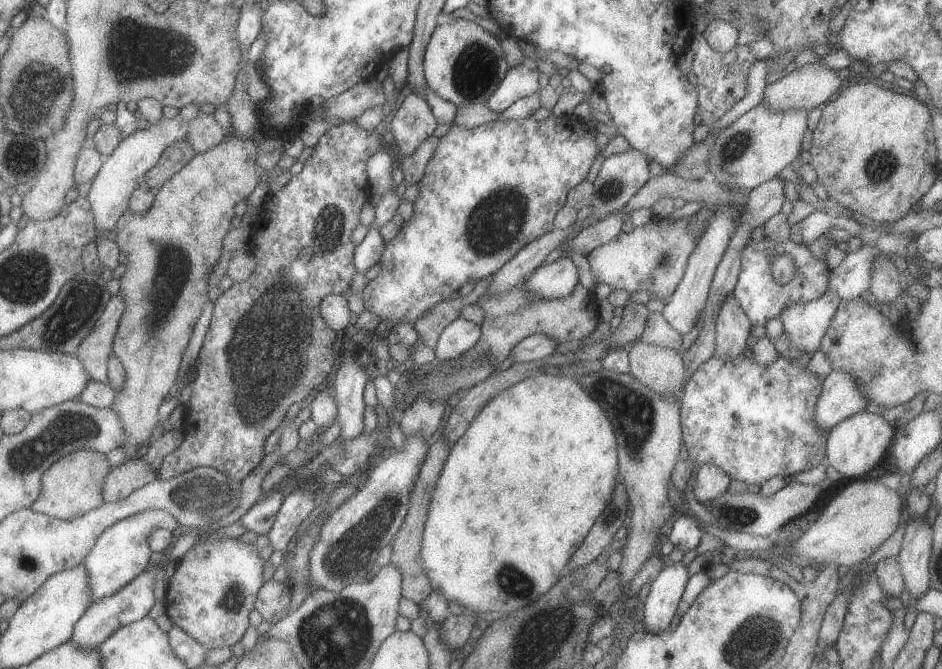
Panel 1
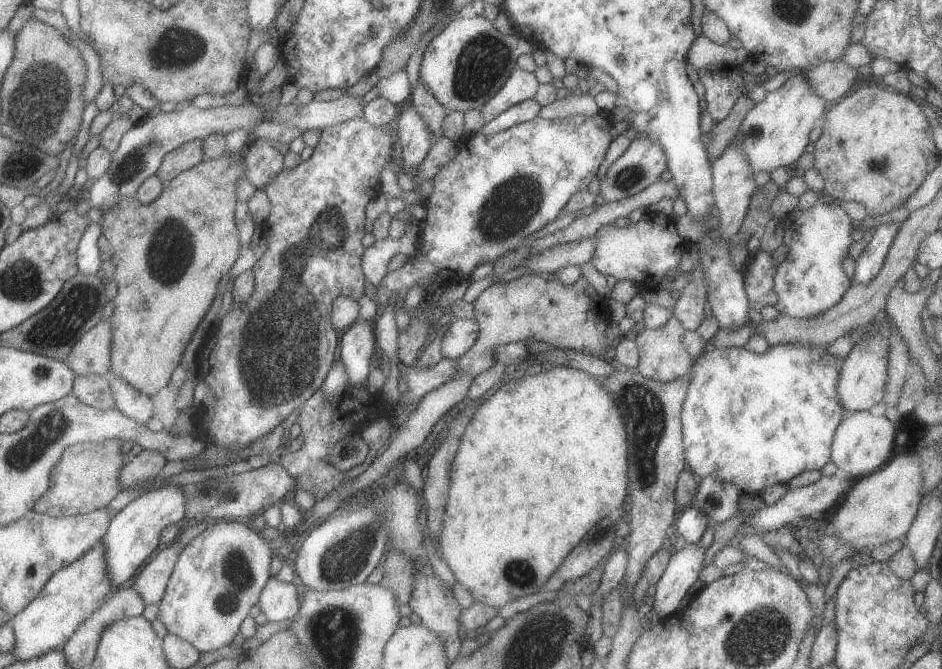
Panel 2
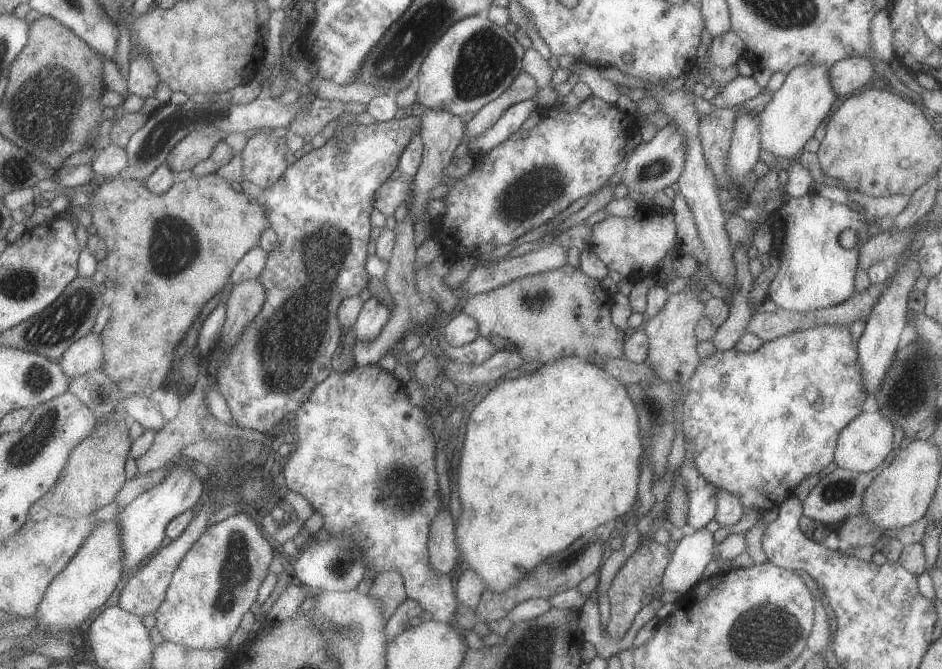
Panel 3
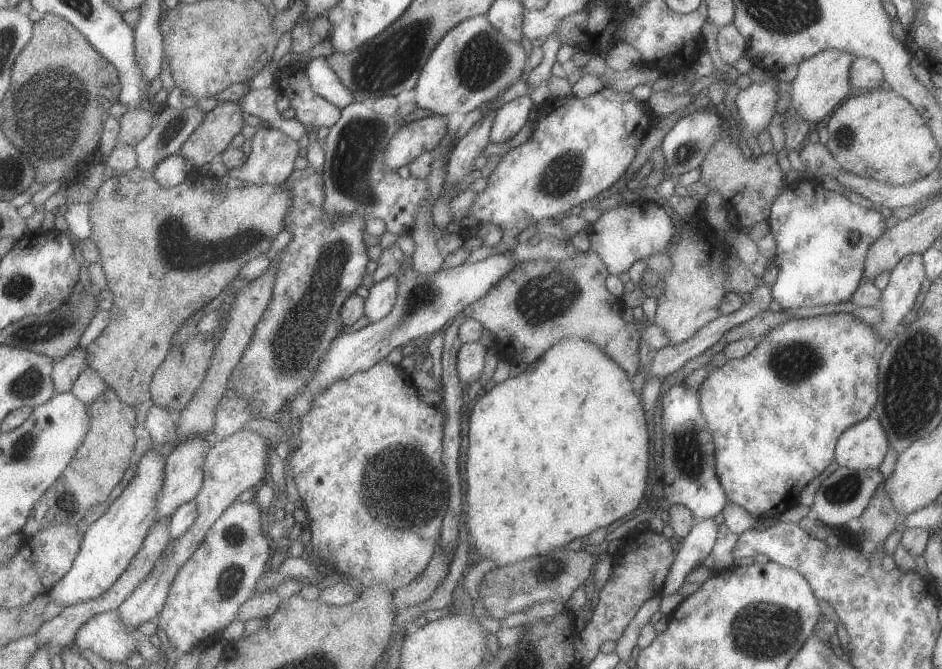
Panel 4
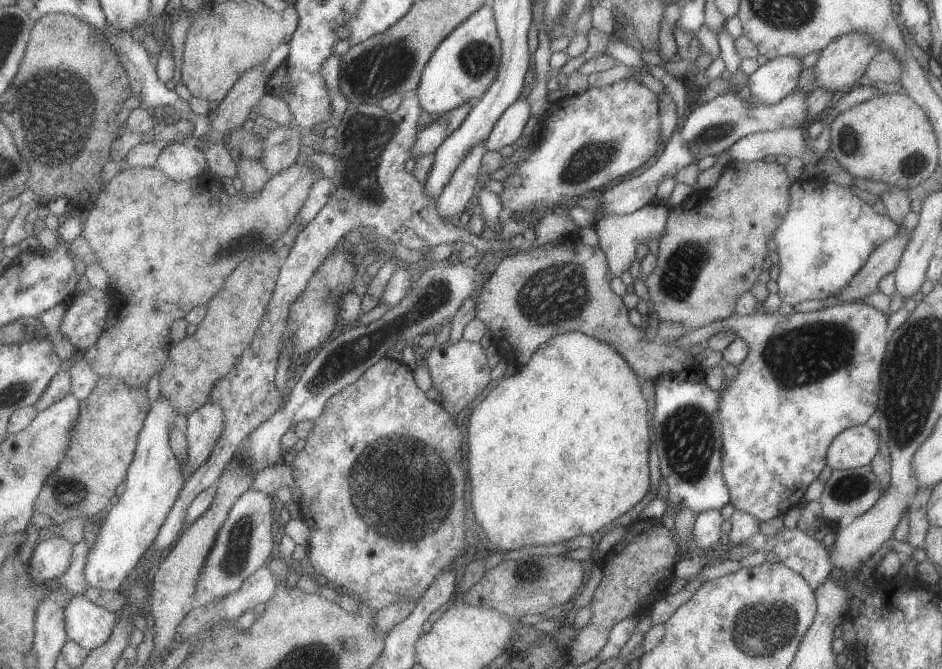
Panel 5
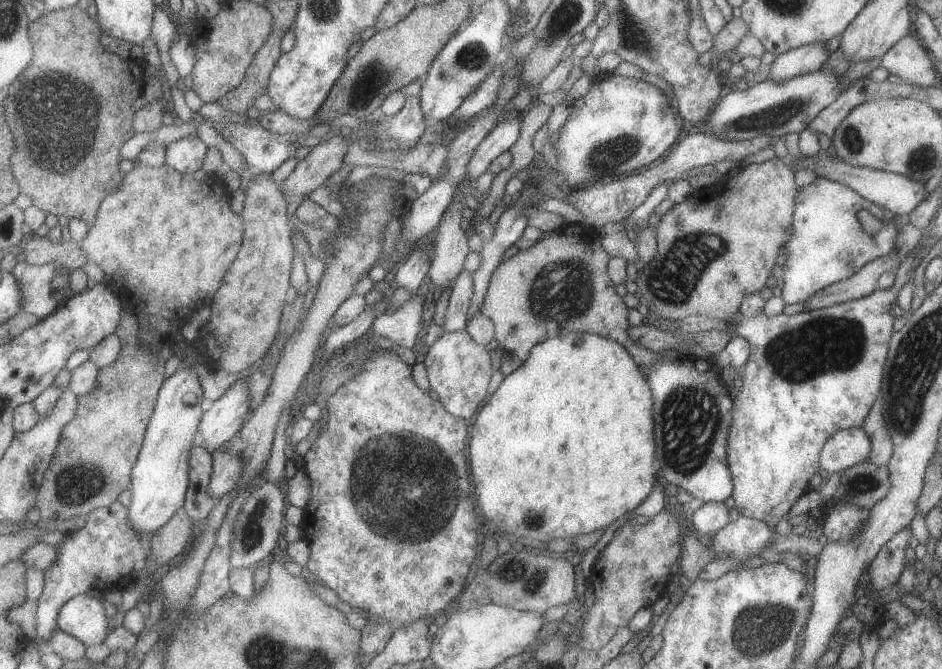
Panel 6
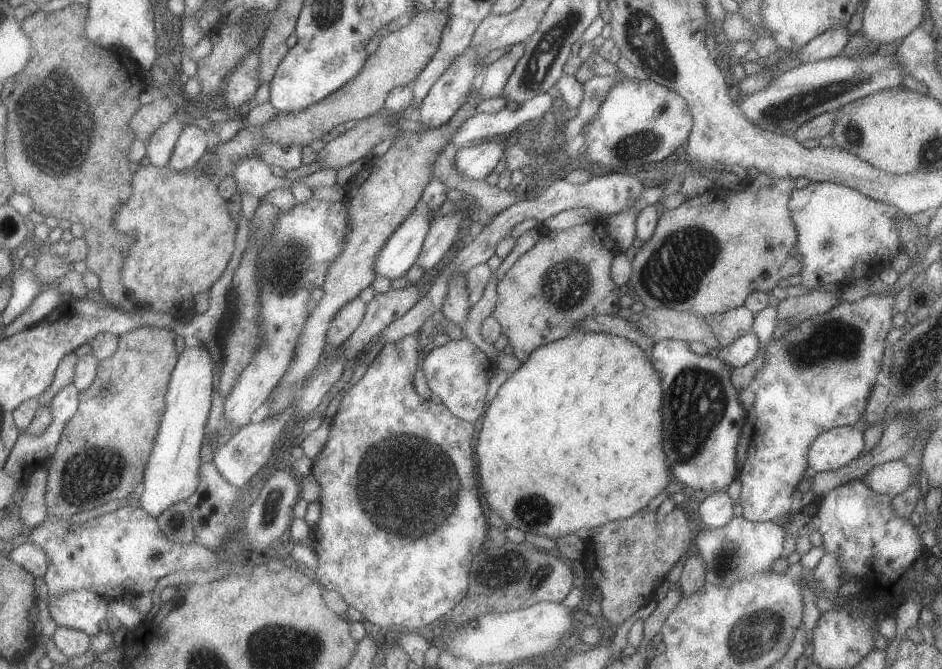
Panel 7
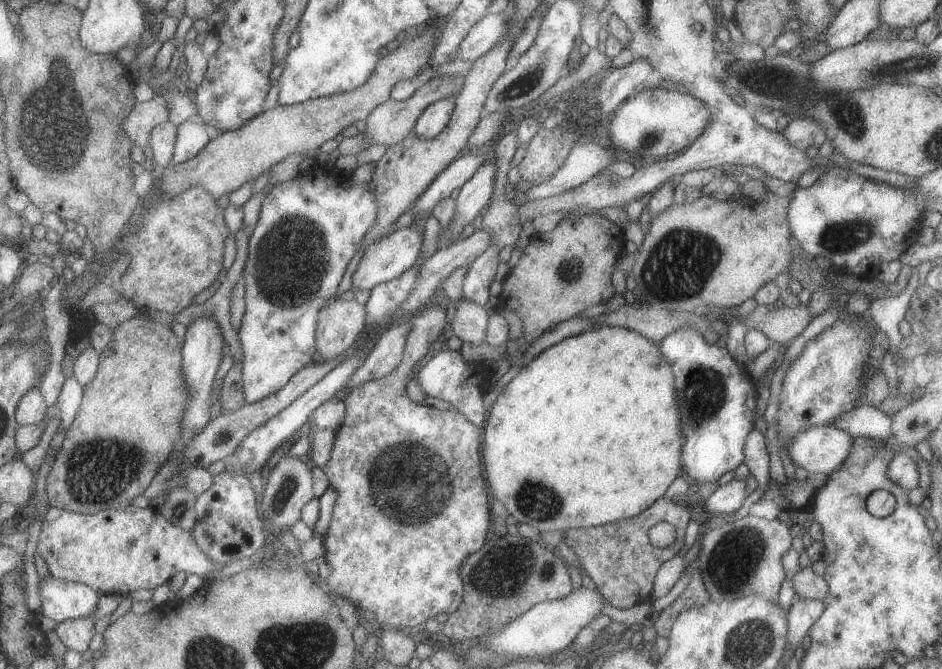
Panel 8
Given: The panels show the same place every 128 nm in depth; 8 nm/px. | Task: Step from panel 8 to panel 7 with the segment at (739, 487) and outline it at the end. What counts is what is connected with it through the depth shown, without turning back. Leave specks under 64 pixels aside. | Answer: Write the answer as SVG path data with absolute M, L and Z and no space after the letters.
M726 490L714 492L703 501L698 502L697 506L702 525L710 528L720 528L728 524L733 517L735 501L730 498Z

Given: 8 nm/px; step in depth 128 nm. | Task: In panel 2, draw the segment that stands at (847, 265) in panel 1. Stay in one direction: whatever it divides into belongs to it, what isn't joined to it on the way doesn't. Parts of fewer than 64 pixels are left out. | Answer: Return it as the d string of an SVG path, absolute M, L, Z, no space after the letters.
M887 223L876 227L874 238L866 249L855 259L855 272L850 278L853 285L869 284L882 269L890 246L902 223Z

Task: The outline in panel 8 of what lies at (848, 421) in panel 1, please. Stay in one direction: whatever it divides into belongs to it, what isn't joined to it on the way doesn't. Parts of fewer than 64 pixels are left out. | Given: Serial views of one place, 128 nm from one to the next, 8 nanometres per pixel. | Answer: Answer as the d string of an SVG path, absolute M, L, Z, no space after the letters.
M834 425L812 426L798 432L788 442L787 454L796 467L829 475L848 458L852 450L852 438L848 432L842 432Z

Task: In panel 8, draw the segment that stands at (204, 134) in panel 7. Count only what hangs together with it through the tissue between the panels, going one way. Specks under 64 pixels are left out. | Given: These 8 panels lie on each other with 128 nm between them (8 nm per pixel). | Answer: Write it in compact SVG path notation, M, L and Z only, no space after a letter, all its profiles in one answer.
M190 119L179 126L179 140L174 162L176 164L196 158L212 141L209 125L199 119Z

